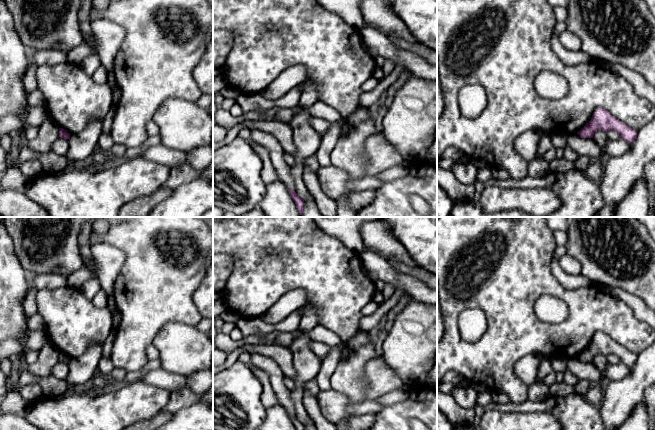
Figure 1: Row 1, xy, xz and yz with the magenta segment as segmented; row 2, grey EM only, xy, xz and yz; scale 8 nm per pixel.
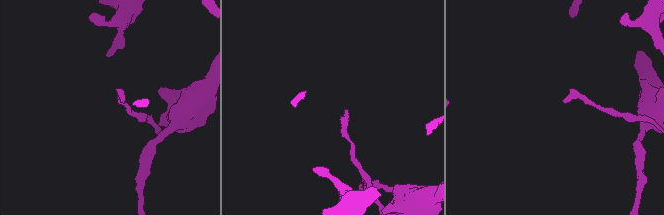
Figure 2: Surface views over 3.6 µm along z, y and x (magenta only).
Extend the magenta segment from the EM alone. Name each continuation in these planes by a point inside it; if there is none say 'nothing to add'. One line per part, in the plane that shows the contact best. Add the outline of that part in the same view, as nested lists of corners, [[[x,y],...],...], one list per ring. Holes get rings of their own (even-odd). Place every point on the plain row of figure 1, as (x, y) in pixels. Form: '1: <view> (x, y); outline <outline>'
nothing to add

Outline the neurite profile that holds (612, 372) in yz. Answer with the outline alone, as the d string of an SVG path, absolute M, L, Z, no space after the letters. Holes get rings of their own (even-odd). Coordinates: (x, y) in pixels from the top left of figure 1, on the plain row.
M607 363L606 368L601 371L602 378L609 381L616 381L626 377L630 373L630 369L624 363L618 364Z

